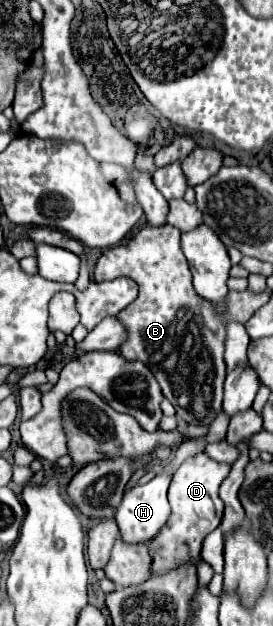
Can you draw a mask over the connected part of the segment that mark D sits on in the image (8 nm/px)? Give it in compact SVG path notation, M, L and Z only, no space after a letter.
M206 452L190 456L174 472L170 490L168 490L172 514L168 522L164 524L164 528L160 530L160 536L156 536L156 540L148 544L152 550L152 558L154 558L152 574L158 576L162 572L176 568L176 564L184 564L188 560L194 560L194 564L200 562L200 548L202 548L204 536L212 532L214 528L218 528L222 522L224 502L218 496L218 490L224 478L228 476L228 472L230 472L230 464L216 462Z

